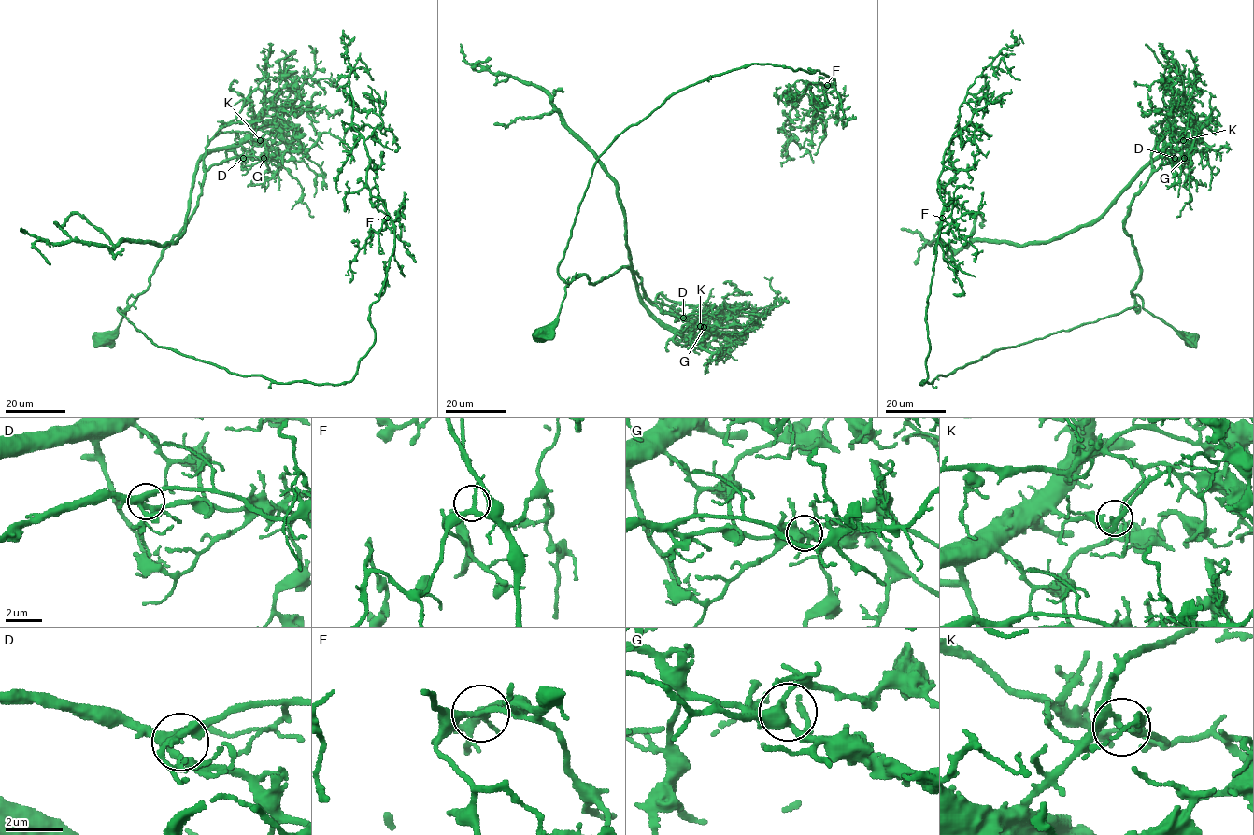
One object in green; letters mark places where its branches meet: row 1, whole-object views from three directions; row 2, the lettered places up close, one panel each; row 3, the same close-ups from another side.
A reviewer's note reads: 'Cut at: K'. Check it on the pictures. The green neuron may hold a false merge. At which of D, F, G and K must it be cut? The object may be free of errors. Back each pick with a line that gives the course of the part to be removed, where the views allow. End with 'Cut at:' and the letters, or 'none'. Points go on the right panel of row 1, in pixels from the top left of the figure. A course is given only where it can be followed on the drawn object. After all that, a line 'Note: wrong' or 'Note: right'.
K: foreign part runs (1183, 139), (1191, 139), (1154, 158), (1099, 217), (1057, 237), (1021, 245), (971, 241), (954, 250), (900, 229)
Cut at: K
Note: right

